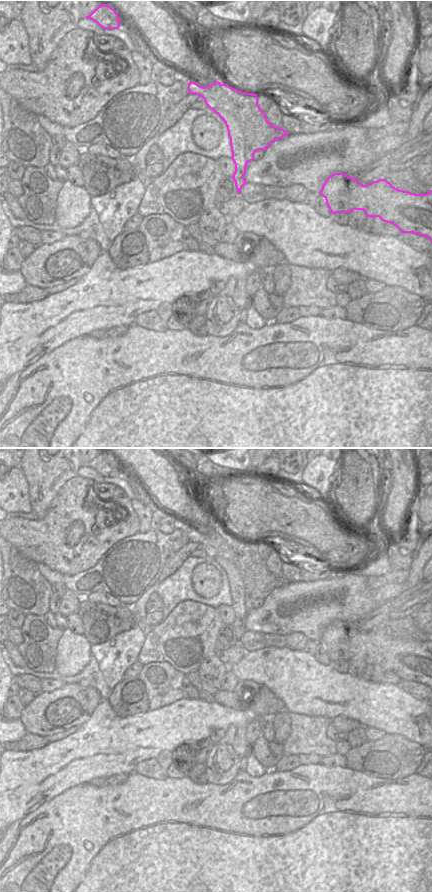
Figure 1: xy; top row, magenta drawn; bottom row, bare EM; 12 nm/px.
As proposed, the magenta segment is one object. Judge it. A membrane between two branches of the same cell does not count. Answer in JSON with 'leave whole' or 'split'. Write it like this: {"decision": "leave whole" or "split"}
{"decision": "split"}

